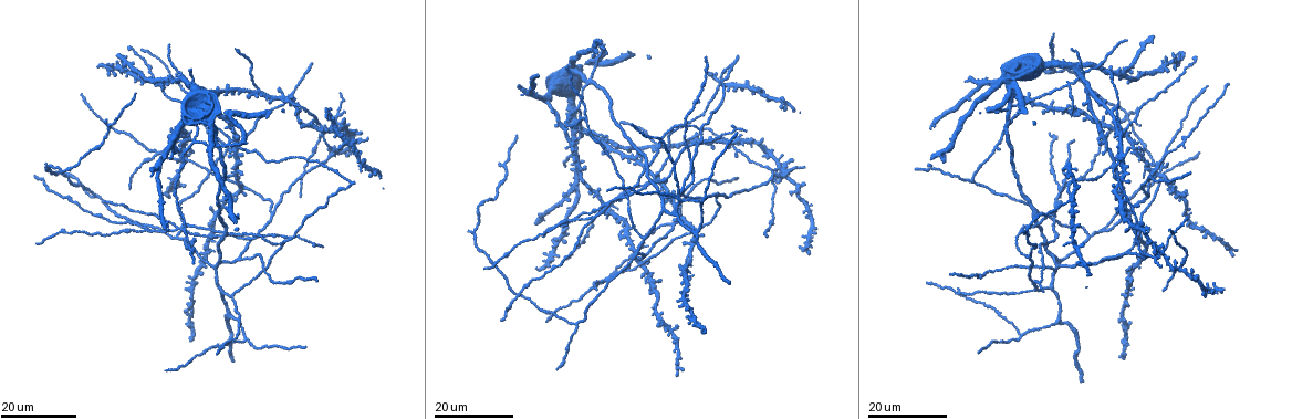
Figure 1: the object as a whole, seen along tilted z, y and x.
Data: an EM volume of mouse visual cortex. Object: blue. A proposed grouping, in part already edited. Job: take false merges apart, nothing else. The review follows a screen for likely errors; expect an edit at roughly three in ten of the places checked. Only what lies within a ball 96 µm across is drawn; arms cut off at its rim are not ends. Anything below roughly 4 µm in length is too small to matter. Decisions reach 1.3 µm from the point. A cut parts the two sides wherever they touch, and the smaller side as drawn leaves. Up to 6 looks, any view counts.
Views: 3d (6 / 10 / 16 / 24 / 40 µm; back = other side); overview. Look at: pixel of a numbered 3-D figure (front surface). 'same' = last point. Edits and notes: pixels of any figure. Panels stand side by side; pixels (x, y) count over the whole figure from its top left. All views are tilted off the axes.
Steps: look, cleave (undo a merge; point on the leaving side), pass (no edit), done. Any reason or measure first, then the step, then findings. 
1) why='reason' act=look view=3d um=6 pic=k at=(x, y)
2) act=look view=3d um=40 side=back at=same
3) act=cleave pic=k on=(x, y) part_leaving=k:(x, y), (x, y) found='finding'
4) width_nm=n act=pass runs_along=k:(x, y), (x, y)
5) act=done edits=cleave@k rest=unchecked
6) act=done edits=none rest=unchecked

why='arms run side by side' act=look view=3d um=24 pic=1 at=(249, 234)

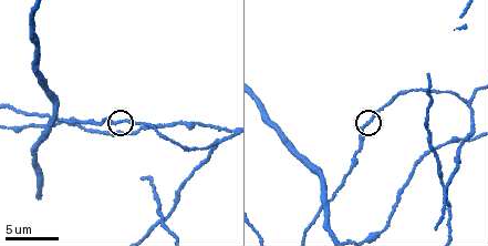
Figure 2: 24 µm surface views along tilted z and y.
act=look view=3d um=6 pic=2 at=(121, 120)

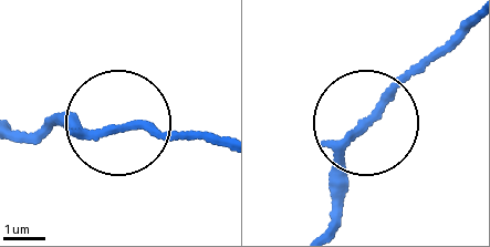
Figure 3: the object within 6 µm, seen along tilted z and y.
width_nm=150 act=pass runs_along=3:(217, 146), (75, 120), (42, 131) found='one cell here'

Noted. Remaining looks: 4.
why='three arms meet' act=look view=3d um=24 pic=1 at=(594, 217)

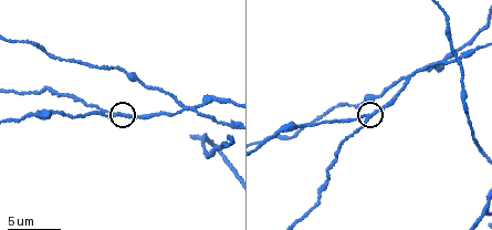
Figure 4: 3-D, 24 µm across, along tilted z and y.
act=look view=3d um=10 pic=4 at=(364, 120)

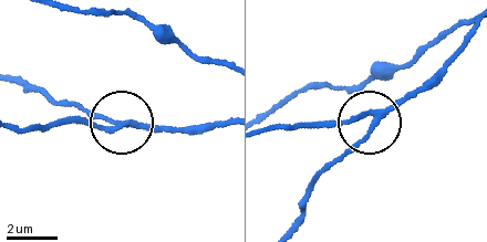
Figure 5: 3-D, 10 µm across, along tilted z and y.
width_nm=200 act=pass runs_along=5:(474, 25), (444, 66), (373, 116), (287, 129) found='all the same cell'

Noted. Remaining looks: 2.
why='four arms meet' act=look view=3d um=24 pic=1 at=(1069, 86)

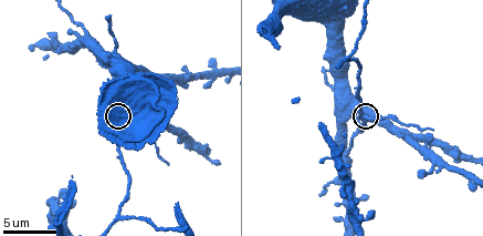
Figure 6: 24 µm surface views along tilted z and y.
why='zoom in' act=look view=3d um=10 pic=6 at=(365, 113)

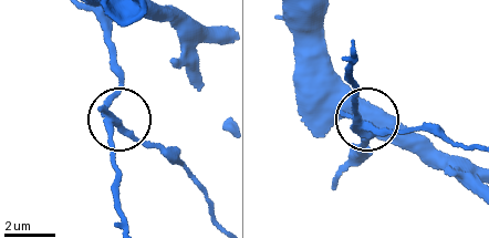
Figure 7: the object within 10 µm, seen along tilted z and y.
width_nm=230 act=cleave pic=7 on=(131, 138) part_leaving=7:(359, 122), (436, 136), (470, 151) found='two cells meet here'

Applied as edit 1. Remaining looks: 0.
act=done edits=cleave@7 rest=unchecked

